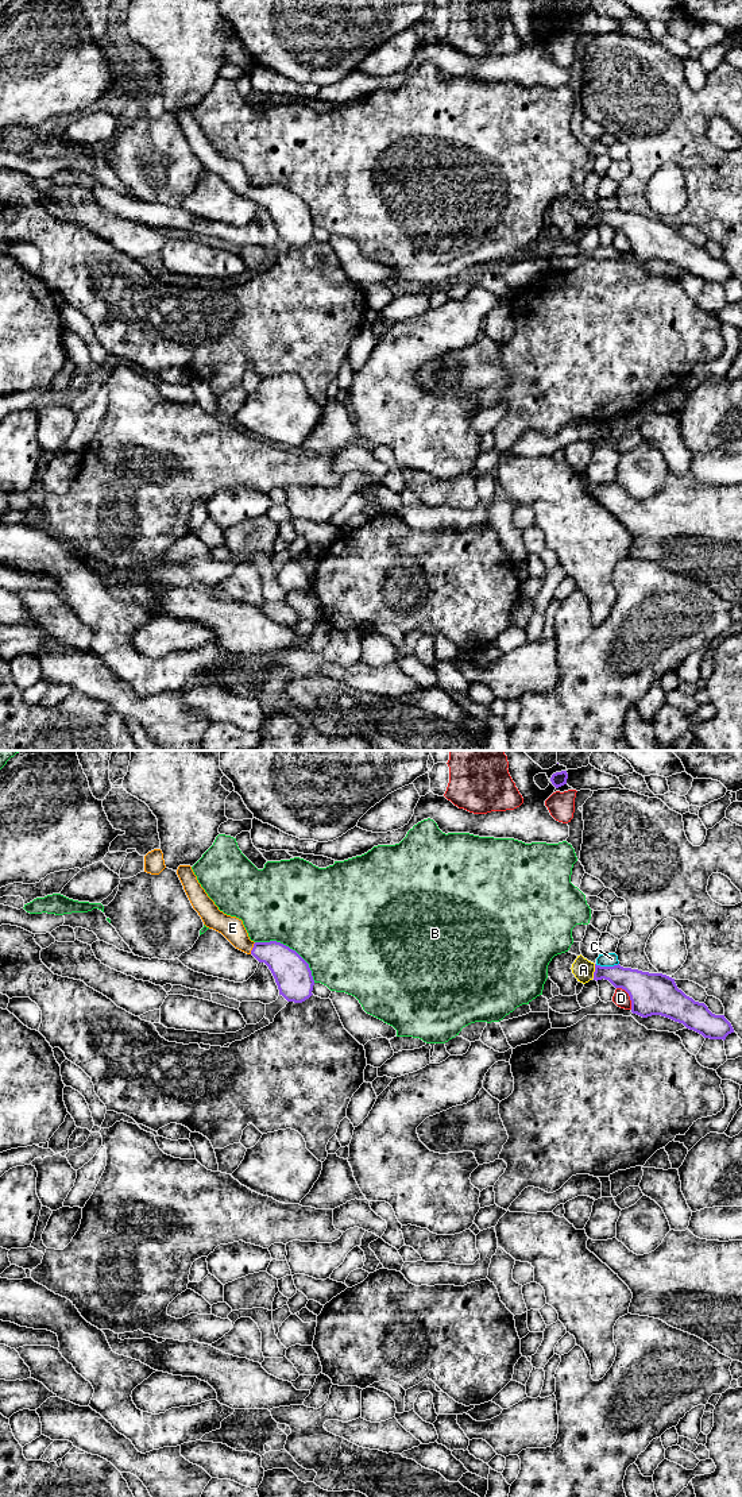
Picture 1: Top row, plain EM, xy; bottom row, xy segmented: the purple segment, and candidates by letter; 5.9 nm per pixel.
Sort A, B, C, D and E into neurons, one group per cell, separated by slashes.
A / B / C / D / E

